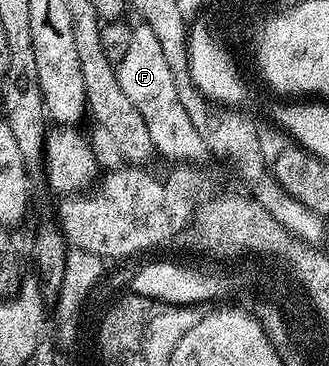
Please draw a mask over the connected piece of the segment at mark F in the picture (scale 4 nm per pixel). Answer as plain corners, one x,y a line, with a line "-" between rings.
143,21
137,22
126,42
126,53
116,67
118,85
122,85
122,93
134,101
134,109
142,113
142,121
150,131
150,141
154,141
156,146
156,155
165,155
168,159
205,158
202,137
198,137
190,117
186,117
186,109
182,109
182,101
178,101
178,89
174,89
174,77
170,73
170,65
166,65
166,57
162,57
162,45
158,45
154,29
147,27

